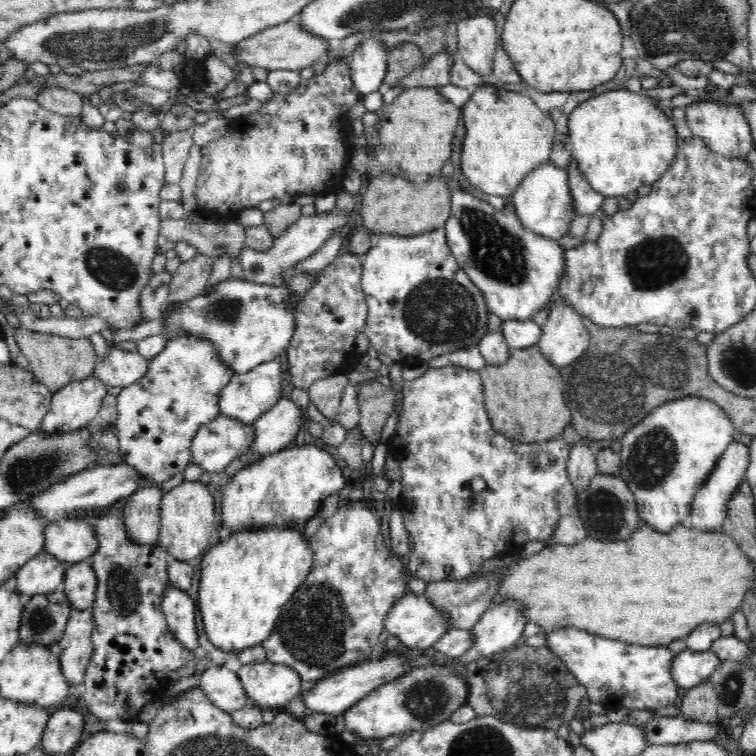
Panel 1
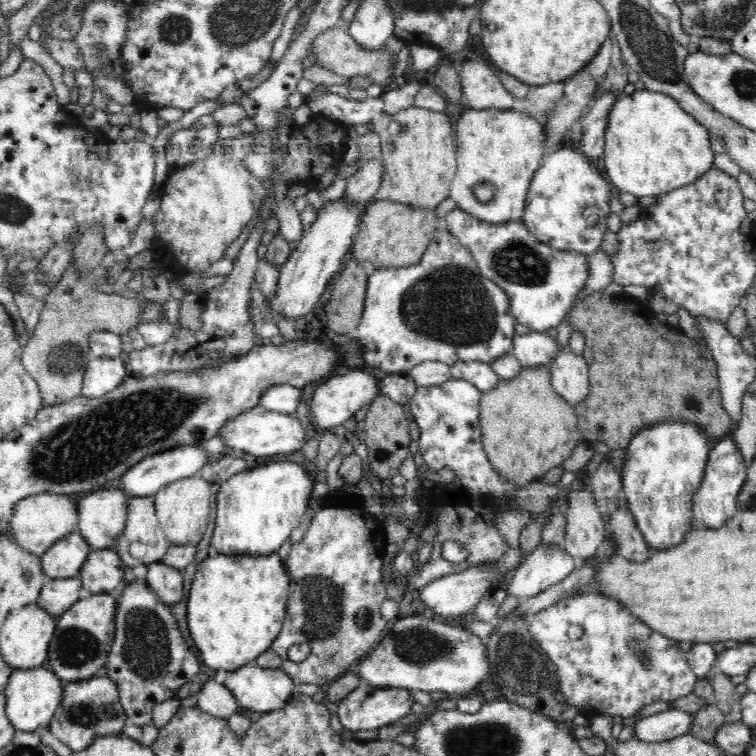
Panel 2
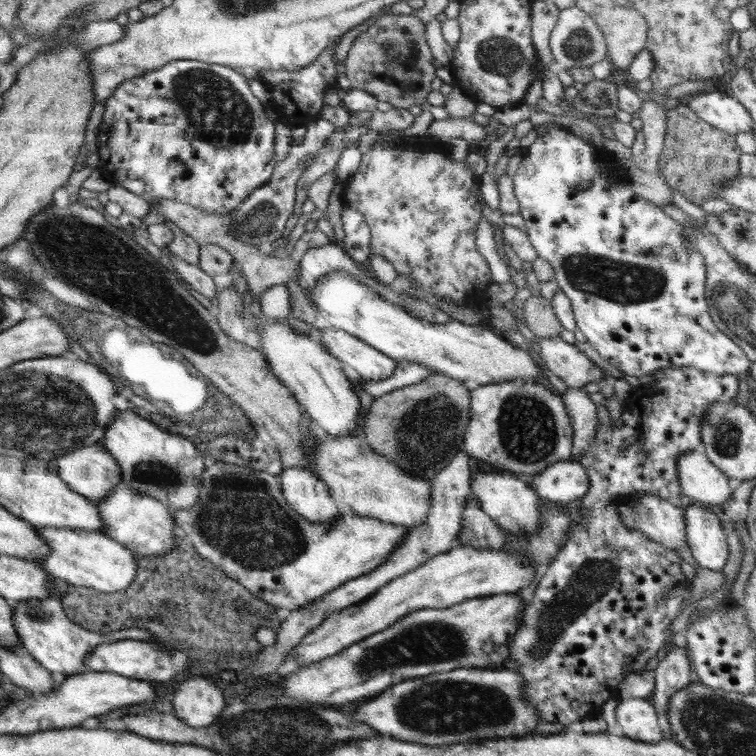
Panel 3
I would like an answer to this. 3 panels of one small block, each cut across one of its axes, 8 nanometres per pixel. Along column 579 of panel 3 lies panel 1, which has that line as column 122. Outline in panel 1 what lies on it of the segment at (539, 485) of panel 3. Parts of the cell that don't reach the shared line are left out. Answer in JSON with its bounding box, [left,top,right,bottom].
[27,463,142,523]

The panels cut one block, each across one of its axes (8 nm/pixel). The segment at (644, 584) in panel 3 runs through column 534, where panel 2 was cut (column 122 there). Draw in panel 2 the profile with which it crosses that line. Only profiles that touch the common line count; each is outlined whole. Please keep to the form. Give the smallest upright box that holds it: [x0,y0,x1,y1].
[102,580,200,726]

